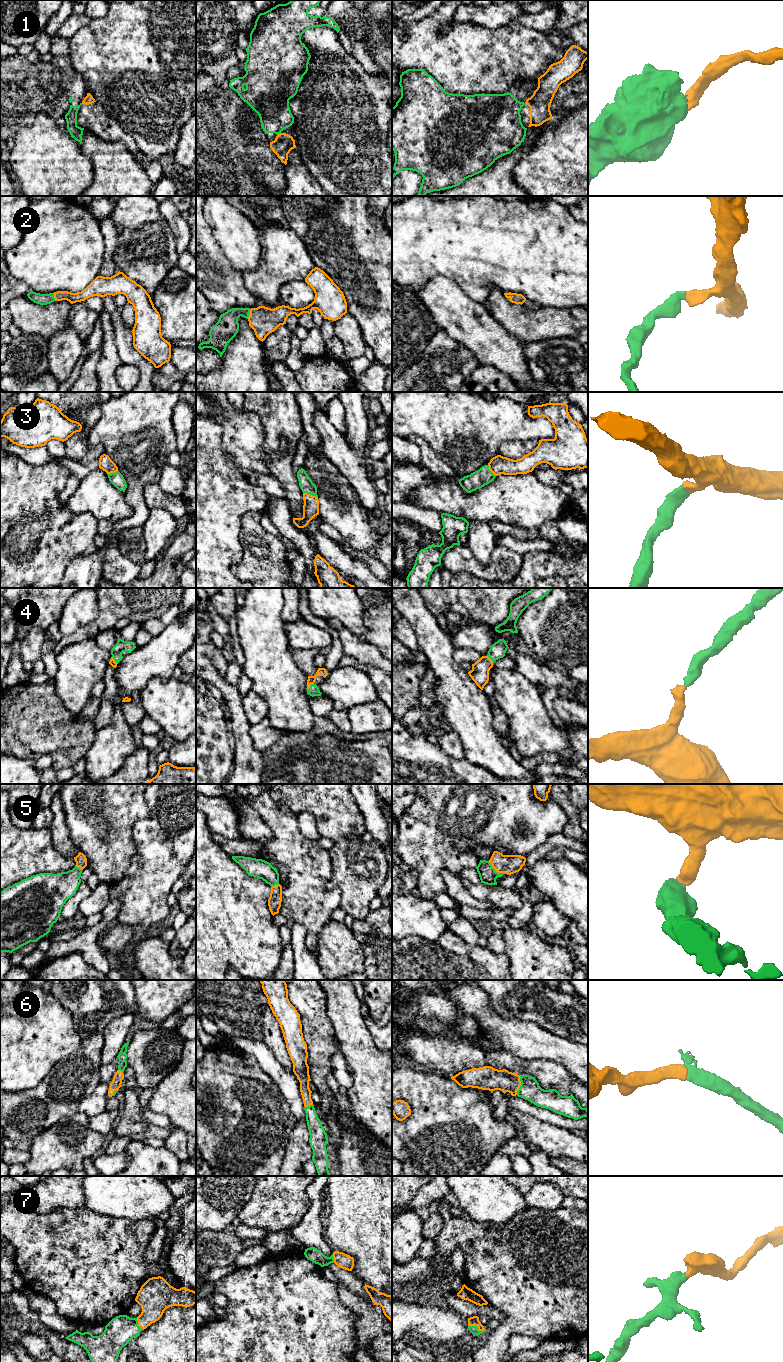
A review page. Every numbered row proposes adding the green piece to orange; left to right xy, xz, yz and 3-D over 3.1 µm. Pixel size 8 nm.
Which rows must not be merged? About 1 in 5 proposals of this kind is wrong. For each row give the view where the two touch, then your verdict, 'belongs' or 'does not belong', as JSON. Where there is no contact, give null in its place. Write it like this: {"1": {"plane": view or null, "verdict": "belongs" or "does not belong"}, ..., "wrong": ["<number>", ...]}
{"1": {"plane": "xz", "verdict": "does not belong"}, "2": {"plane": "xz", "verdict": "belongs"}, "3": {"plane": "xz", "verdict": "belongs"}, "4": {"plane": "xz", "verdict": "belongs"}, "5": {"plane": "yz", "verdict": "belongs"}, "6": {"plane": "yz", "verdict": "belongs"}, "7": {"plane": "yz", "verdict": "belongs"}, "wrong": ["1"]}

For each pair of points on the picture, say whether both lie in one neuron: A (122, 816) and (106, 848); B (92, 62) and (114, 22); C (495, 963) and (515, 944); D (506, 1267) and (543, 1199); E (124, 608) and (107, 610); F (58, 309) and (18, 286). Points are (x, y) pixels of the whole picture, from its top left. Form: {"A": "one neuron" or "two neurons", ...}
{"A": "one neuron", "B": "one neuron", "C": "two neurons", "D": "two neurons", "E": "one neuron", "F": "two neurons"}

